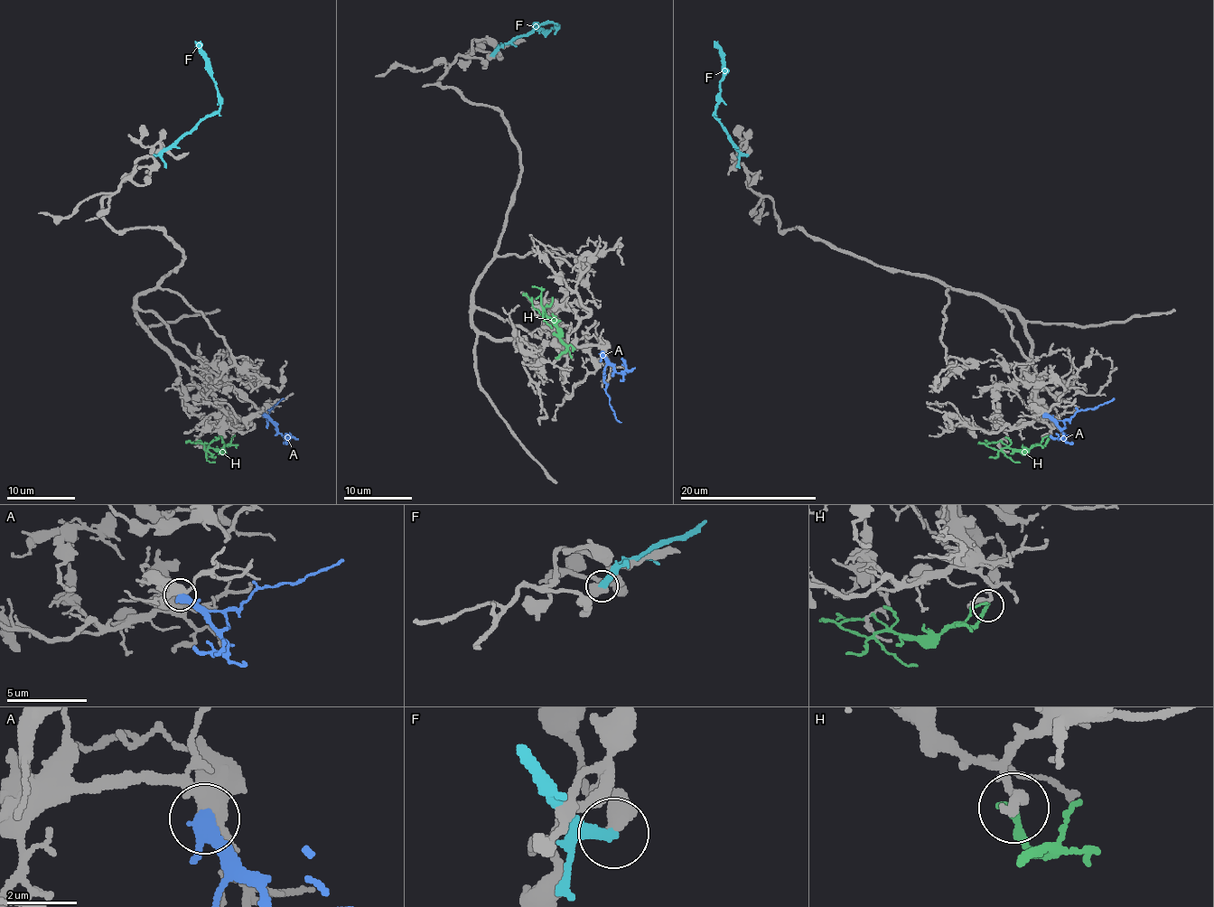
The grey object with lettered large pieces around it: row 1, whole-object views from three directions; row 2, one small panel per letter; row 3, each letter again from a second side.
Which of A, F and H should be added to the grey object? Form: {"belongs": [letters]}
{"belongs": []}

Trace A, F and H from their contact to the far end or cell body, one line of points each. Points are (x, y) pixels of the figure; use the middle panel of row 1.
A: (602, 352), (610, 404), (614, 417), (621, 423)
F: (491, 56), (499, 47), (530, 33), (543, 23), (556, 25), (551, 30), (532, 25)
H: (558, 358), (564, 349), (558, 326), (541, 304), (541, 291), (532, 285)

